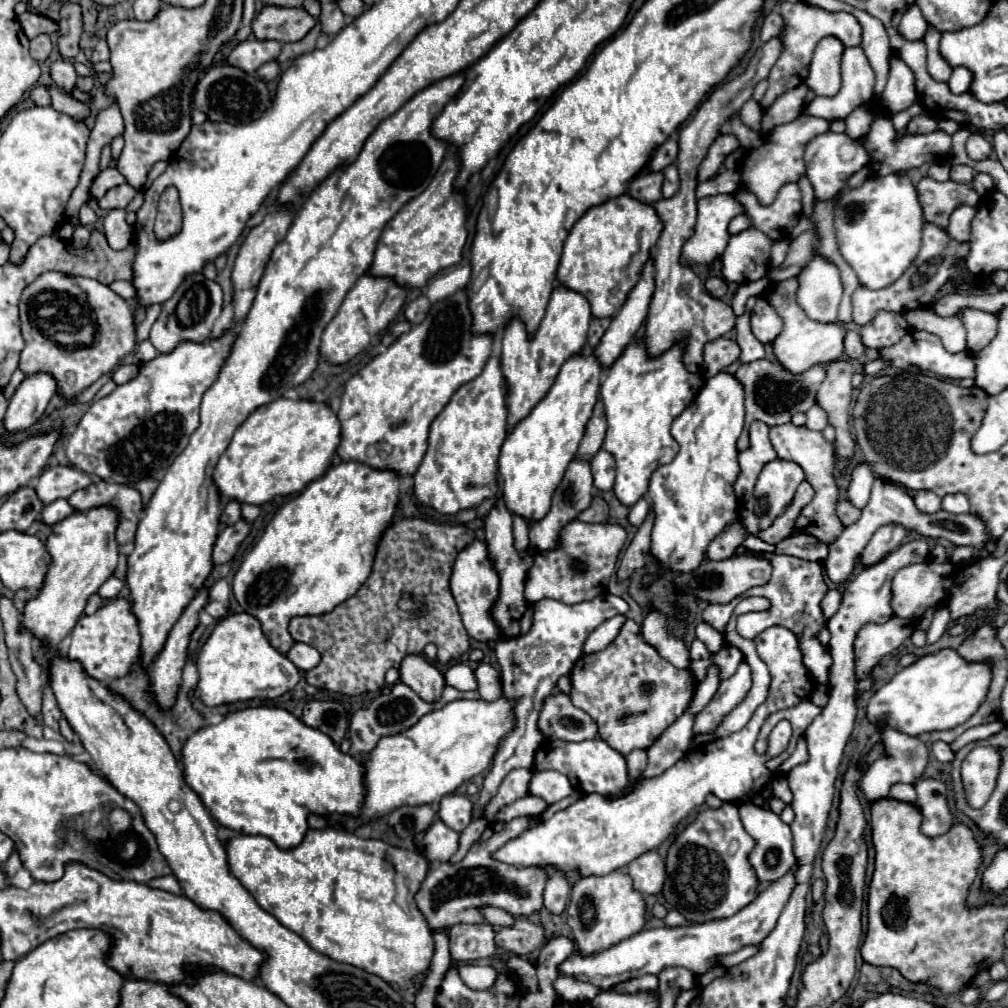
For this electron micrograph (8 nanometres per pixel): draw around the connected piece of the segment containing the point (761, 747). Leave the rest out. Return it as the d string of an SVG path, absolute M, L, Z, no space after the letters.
M804 700L804 702L796 704L796 706L790 706L790 708L778 710L778 712L774 712L774 714L770 714L770 716L768 716L768 720L764 722L764 726L762 726L762 730L760 730L758 742L756 742L756 752L758 752L758 754L764 754L764 752L766 752L766 746L768 746L768 736L770 736L770 732L772 732L772 728L774 728L774 724L776 724L778 720L782 720L782 718L790 720L792 730L794 730L788 750L786 750L784 754L780 754L778 758L774 758L774 760L770 760L770 762L766 764L772 776L776 776L778 766L780 766L780 764L782 764L782 762L784 762L784 760L786 760L792 752L794 752L798 738L806 732L806 728L810 726L810 722L812 722L812 720L814 720L820 712L822 712L822 708L818 708L816 704L812 704L810 700Z

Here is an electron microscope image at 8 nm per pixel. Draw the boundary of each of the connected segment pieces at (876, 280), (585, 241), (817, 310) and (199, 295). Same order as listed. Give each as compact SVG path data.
M906 174L870 176L860 188L844 188L834 208L840 254L858 274L862 286L880 290L896 282L912 264L922 240L922 206Z
M618 196L602 206L590 208L570 230L558 266L558 282L582 294L596 318L612 318L624 304L628 292L640 280L646 260L660 236L662 222L650 204L630 196Z
M816 252L796 280L800 282L796 290L798 306L816 322L836 322L844 290L838 266Z
M204 274L188 276L176 294L162 304L162 312L150 330L150 342L160 354L172 352L180 342L206 342L210 338L210 330L216 318L222 312L222 288L204 278Z

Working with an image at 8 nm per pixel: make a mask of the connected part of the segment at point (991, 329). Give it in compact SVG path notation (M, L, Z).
M966 308L966 310L960 310L956 316L962 320L964 328L968 330L968 350L970 352L982 350L996 336L998 318L994 314Z

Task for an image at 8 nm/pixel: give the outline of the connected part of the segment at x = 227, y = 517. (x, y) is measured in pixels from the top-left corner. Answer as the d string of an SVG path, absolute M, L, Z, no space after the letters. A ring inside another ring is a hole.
M226 502L222 506L222 514L220 514L220 522L232 526L232 522L240 520L240 504L238 502Z

